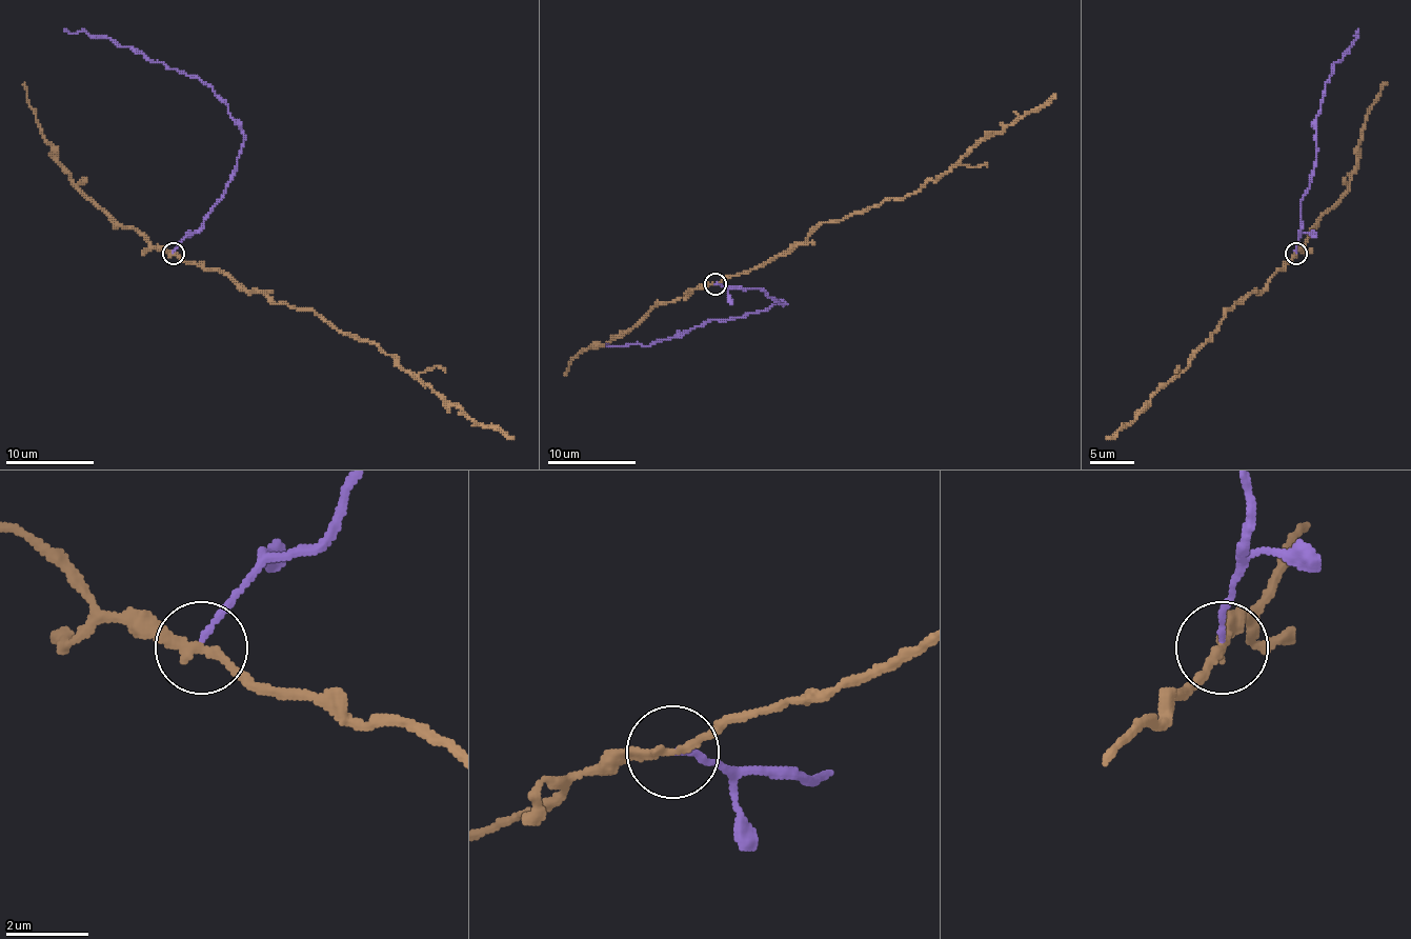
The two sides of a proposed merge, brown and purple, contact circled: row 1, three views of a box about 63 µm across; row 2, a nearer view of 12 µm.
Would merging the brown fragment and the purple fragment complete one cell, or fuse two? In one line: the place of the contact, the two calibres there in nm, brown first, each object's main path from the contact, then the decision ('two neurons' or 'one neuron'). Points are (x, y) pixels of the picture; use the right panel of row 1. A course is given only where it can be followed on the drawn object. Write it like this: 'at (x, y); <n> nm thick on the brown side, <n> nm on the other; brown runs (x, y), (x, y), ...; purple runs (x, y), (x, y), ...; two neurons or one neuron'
at (1295, 253); 200 nm thick on the brown side, 120 nm on the other; brown runs (1296, 253), (1261, 291), (1228, 307), (1190, 363), (1134, 419), (1106, 436); purple runs (1296, 253), (1303, 197), (1316, 164), (1316, 131), (1323, 91), (1331, 66), (1358, 38), (1358, 28); two neurons

